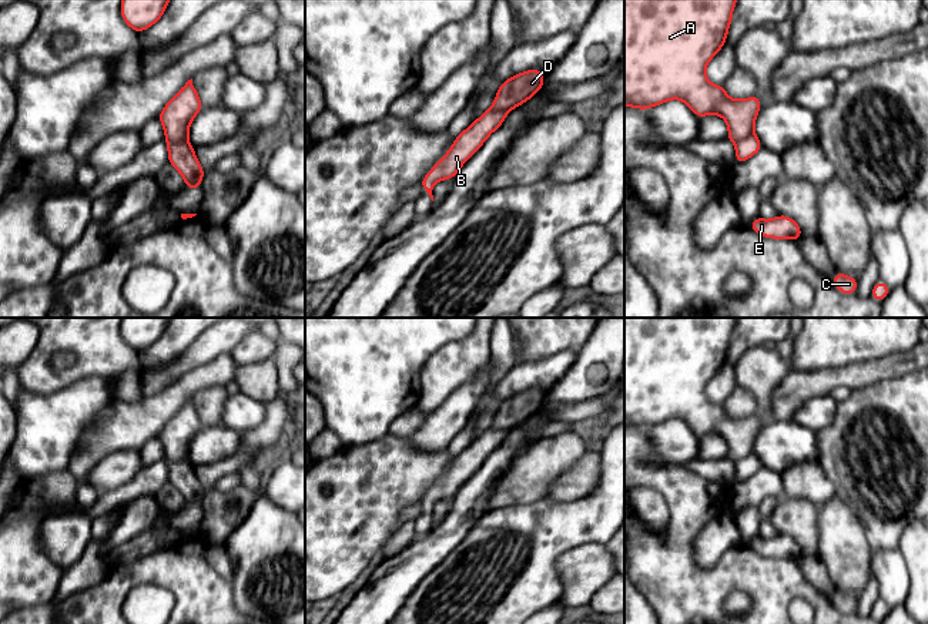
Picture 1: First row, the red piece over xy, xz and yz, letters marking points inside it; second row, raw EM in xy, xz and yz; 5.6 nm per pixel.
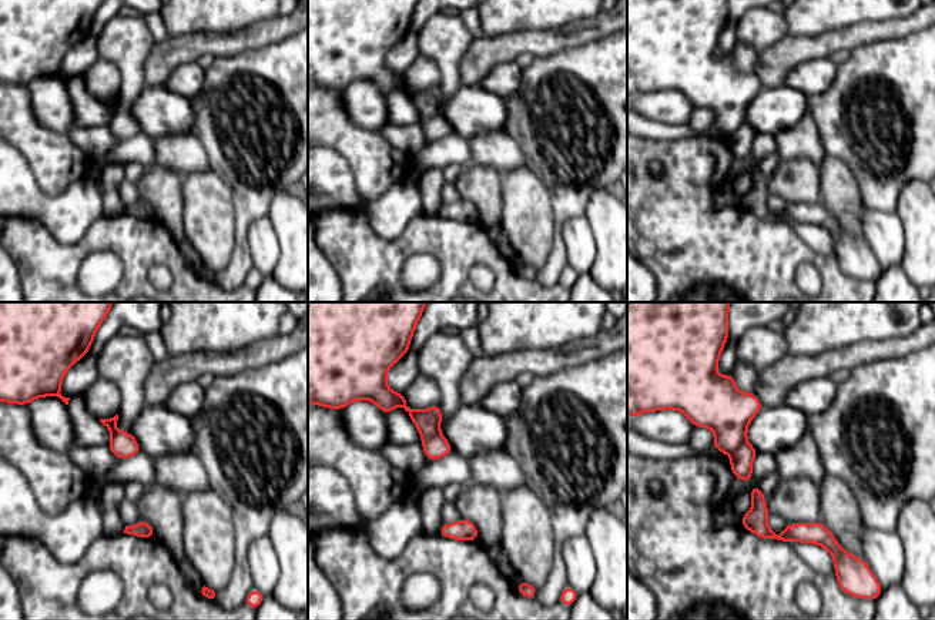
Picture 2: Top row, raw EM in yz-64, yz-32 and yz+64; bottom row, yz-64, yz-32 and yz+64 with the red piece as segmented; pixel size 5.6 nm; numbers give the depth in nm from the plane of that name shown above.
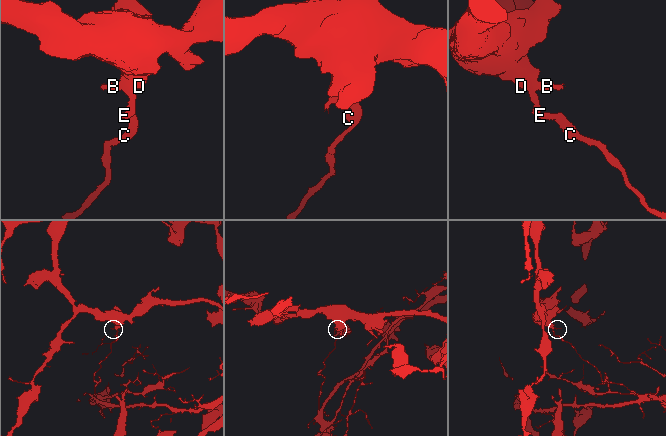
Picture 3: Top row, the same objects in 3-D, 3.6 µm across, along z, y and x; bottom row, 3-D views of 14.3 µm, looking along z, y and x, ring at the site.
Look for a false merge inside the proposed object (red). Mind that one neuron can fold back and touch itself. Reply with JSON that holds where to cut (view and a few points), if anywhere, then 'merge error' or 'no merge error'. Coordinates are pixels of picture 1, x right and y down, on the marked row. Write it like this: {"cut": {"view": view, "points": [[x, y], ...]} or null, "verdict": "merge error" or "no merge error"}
{"cut": {"view": "xy", "points": [[167, 140], [187, 143]]}, "verdict": "merge error"}

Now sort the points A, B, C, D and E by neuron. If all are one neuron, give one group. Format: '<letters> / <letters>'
A D / B C E

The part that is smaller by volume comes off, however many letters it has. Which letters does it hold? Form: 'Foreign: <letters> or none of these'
Foreign: B, C, E

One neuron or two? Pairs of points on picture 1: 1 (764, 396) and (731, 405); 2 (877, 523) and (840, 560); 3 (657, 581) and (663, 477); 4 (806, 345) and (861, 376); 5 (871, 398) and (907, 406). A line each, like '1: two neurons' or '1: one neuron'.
1: two neurons
2: two neurons
3: one neuron
4: two neurons
5: one neuron

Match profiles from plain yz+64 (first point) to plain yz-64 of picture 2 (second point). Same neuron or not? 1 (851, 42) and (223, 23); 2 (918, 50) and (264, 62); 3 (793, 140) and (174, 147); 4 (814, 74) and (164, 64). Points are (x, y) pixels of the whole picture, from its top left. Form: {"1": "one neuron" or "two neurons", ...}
{"1": "two neurons", "2": "one neuron", "3": "one neuron", "4": "two neurons"}

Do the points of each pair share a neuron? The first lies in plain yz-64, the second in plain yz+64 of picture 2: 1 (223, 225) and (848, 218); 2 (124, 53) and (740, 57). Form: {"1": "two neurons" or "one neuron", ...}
{"1": "one neuron", "2": "two neurons"}

